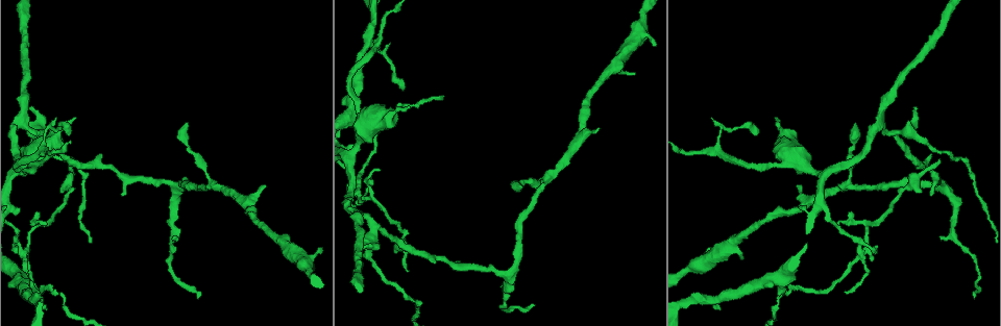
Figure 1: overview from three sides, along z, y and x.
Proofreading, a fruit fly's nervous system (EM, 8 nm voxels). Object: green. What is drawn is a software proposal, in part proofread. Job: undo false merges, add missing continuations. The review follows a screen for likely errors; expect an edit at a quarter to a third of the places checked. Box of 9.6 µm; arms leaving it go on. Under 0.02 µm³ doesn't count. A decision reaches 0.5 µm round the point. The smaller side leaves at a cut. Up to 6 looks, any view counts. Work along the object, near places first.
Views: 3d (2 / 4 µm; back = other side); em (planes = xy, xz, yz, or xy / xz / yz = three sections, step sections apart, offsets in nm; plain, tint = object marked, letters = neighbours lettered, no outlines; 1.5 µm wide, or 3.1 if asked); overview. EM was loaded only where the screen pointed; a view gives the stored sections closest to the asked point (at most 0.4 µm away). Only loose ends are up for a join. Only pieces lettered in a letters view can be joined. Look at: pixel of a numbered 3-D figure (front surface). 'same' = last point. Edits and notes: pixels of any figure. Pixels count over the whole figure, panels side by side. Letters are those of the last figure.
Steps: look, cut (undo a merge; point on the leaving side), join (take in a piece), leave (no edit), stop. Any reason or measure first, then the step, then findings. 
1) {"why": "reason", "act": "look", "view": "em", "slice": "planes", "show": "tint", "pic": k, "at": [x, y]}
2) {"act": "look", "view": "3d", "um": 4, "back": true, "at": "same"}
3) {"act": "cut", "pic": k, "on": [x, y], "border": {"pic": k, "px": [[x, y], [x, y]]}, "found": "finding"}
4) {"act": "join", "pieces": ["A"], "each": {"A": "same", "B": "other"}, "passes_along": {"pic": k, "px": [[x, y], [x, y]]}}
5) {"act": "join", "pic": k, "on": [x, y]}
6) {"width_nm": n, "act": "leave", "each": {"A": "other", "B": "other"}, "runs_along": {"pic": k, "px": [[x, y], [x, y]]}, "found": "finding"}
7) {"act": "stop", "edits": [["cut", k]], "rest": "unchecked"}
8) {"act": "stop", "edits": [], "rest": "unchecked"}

{"why": "an open end", "act": "look", "view": "em", "slice": "planes", "show": "letters", "pic": 1, "at": [408, 108]}

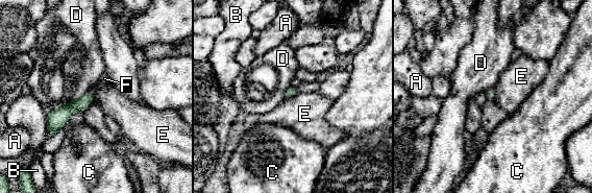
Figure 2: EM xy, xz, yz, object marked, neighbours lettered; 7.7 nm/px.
{"act": "leave", "each": {"A": "other", "B": "other", "C": "other", "D": "other", "E": "other", "F": "other"}, "found": "no lettered piece goes on from it"}

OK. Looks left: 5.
{"act": "look", "view": "em", "um": 3.1, "slice": "planes", "show": "letters", "pic": 1, "at": [29, 109]}

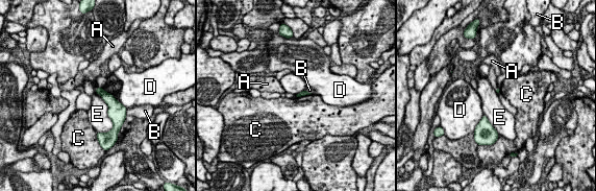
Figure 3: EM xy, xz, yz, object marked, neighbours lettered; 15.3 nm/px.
{"act": "leave", "each": {"A": "other", "B": "other", "C": "other", "D": "other", "E": "other"}, "border": {"pic": 3, "px": [[95, 91], [114, 124]]}, "found": "no lettered piece goes on from it"}

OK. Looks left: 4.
{"why": "sharp bend", "act": "look", "view": "em", "slice": "planes", "show": "letters", "pic": 1, "at": [857, 252]}

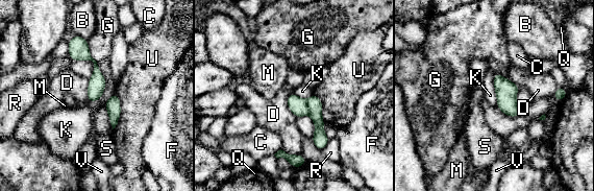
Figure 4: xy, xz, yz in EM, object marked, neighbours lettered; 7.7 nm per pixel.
{"act": "cut", "pic": 4, "on": [314, 102], "each": {"B": "other", "C": "other", "D": "other", "F": "other", "G": "other", "K": "other", "M": "other", "Q": "other", "R": "other", "S": "other", "U": "other", "V": "other"}, "found": "two neurons meet here"}

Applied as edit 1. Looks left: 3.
{"act": "stop", "edits": [["cut", 4]], "rest": "unchecked"}

